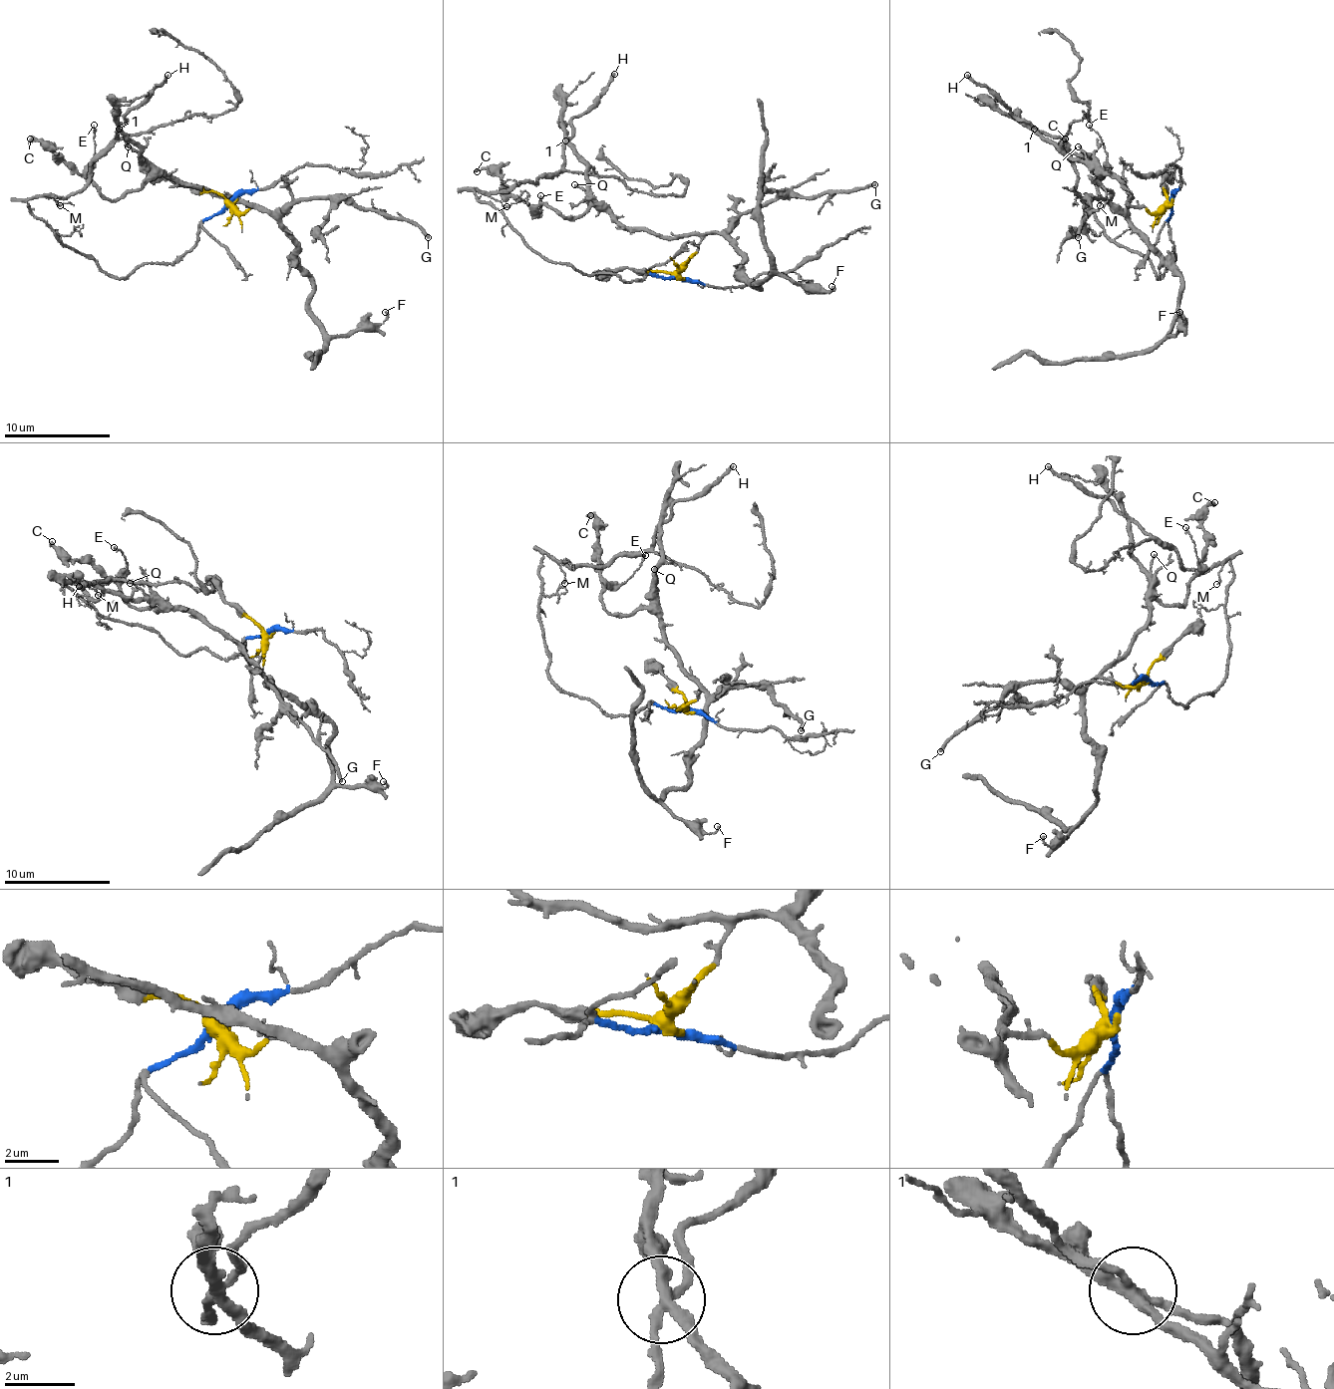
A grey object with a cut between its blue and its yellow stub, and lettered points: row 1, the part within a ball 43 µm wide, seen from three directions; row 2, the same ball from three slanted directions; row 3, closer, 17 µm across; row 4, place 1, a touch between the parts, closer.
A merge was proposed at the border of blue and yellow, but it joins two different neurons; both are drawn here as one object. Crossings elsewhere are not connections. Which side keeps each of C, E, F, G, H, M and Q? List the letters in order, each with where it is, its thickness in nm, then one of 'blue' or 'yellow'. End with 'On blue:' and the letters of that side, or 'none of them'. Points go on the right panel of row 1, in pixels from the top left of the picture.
C: at (1065, 138); 280 nm thick; yellow
E: at (1089, 125); 130 nm thick; yellow
F: at (1179, 312); 140 nm thick; yellow
G: at (1078, 237); 240 nm thick; yellow
H: at (967, 75); 220 nm thick; blue
M: at (1100, 205); 110 nm thick; blue
Q: at (1078, 146); 130 nm thick; yellow
On blue: H, M

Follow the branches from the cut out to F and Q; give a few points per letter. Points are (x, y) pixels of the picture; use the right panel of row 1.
F: (1170, 203), (1155, 211), (1131, 206), (1128, 219), (1180, 278), (1170, 336), (1178, 331), (1180, 312)
Q: (1170, 203), (1163, 203), (1149, 211), (1128, 203), (1131, 195), (1123, 185), (1078, 145)

